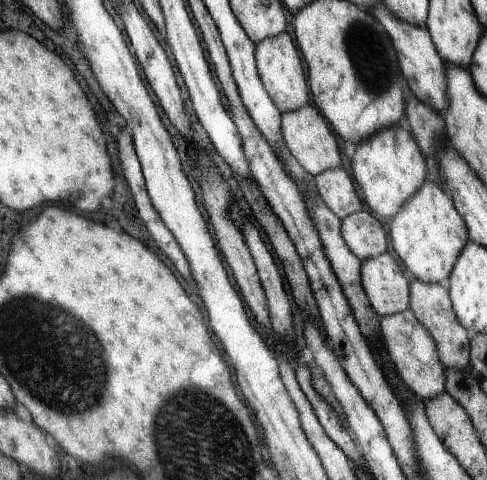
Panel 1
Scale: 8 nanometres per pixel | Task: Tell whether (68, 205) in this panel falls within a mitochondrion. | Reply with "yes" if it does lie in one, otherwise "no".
no

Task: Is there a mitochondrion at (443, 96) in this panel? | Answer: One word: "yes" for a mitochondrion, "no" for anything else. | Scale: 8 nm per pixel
no

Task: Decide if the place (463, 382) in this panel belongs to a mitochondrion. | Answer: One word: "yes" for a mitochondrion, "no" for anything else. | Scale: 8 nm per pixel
yes

